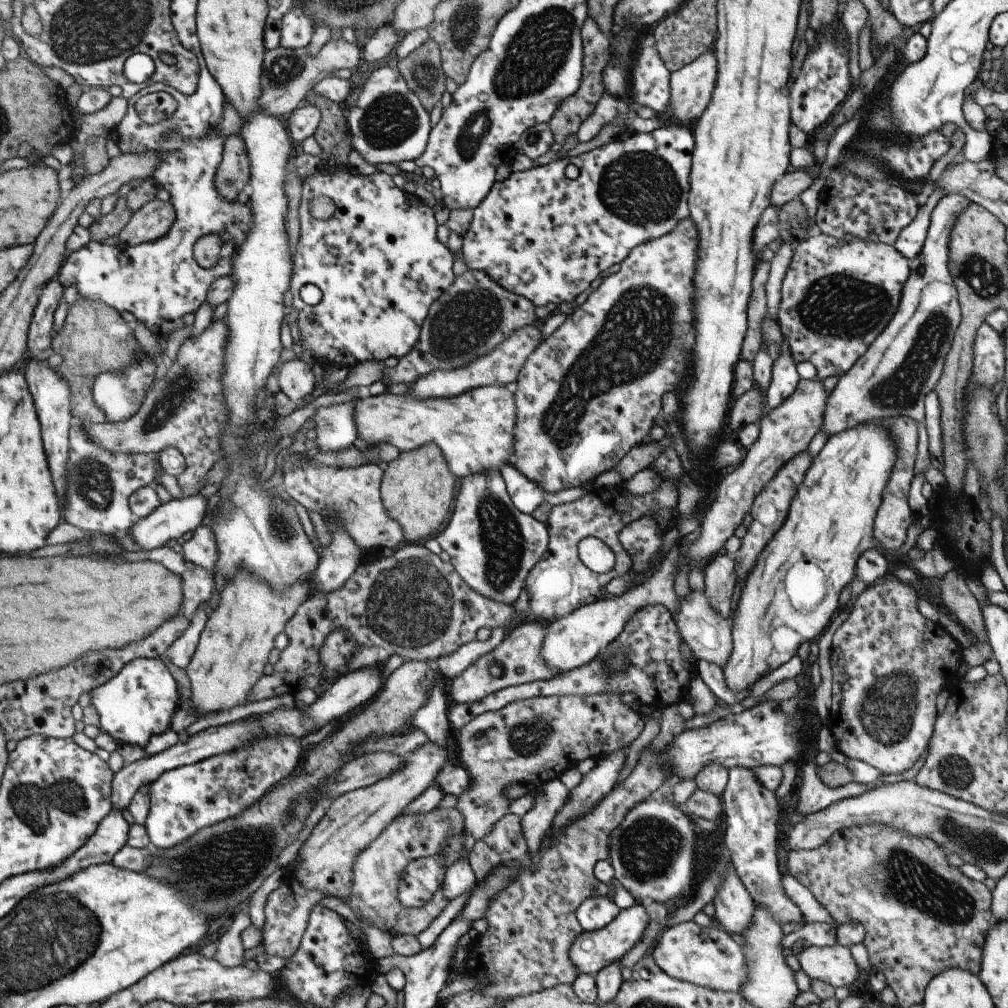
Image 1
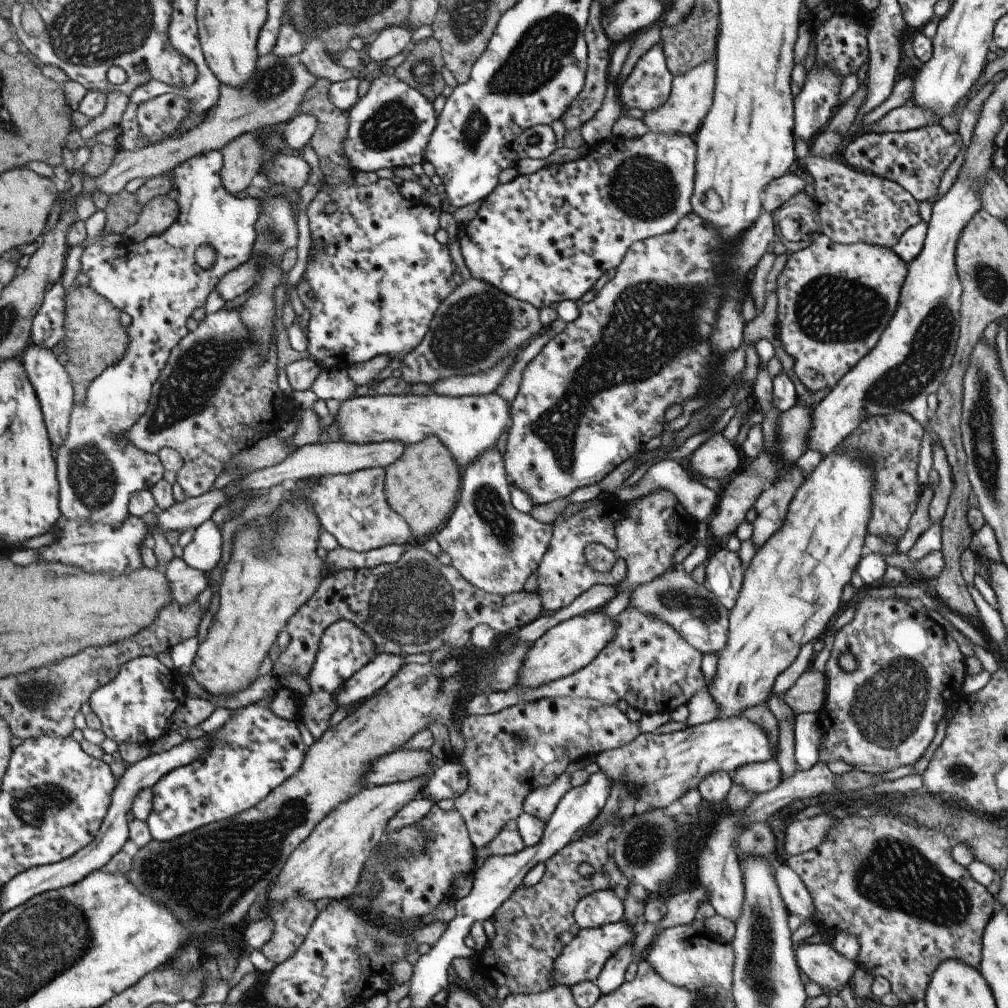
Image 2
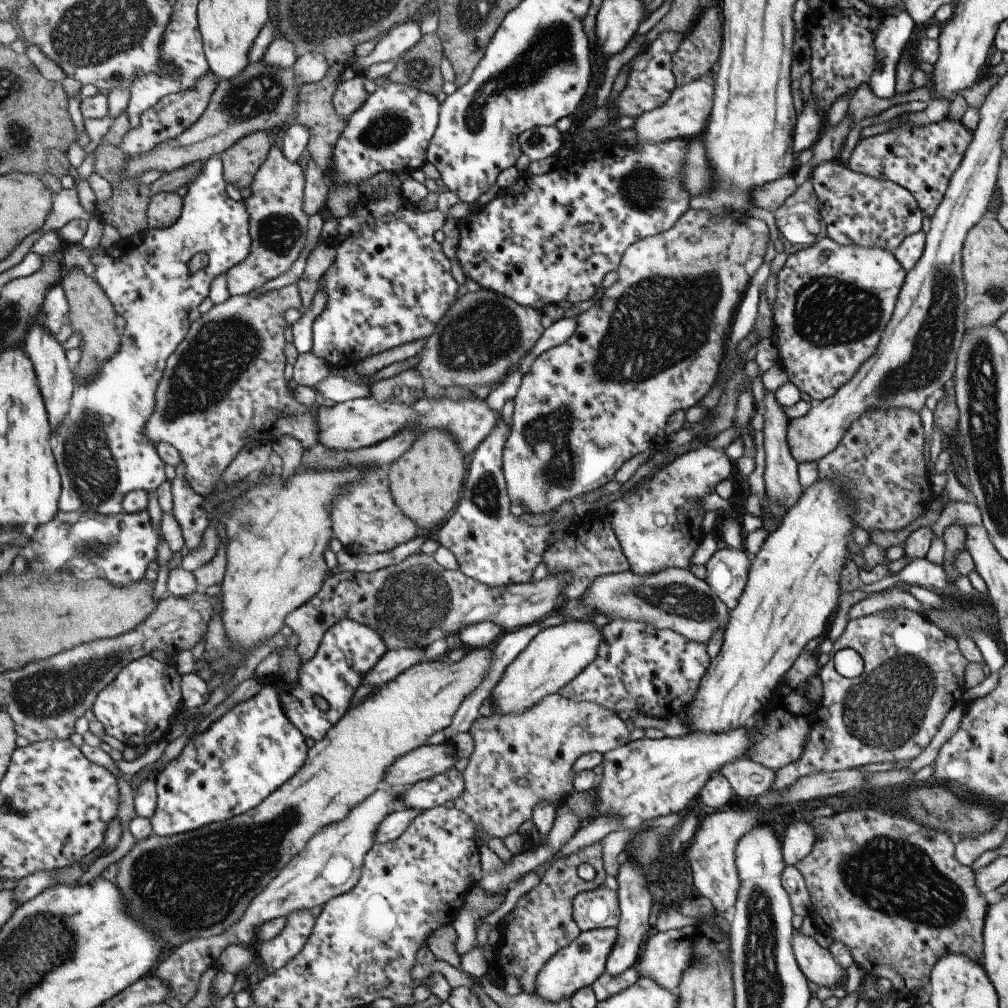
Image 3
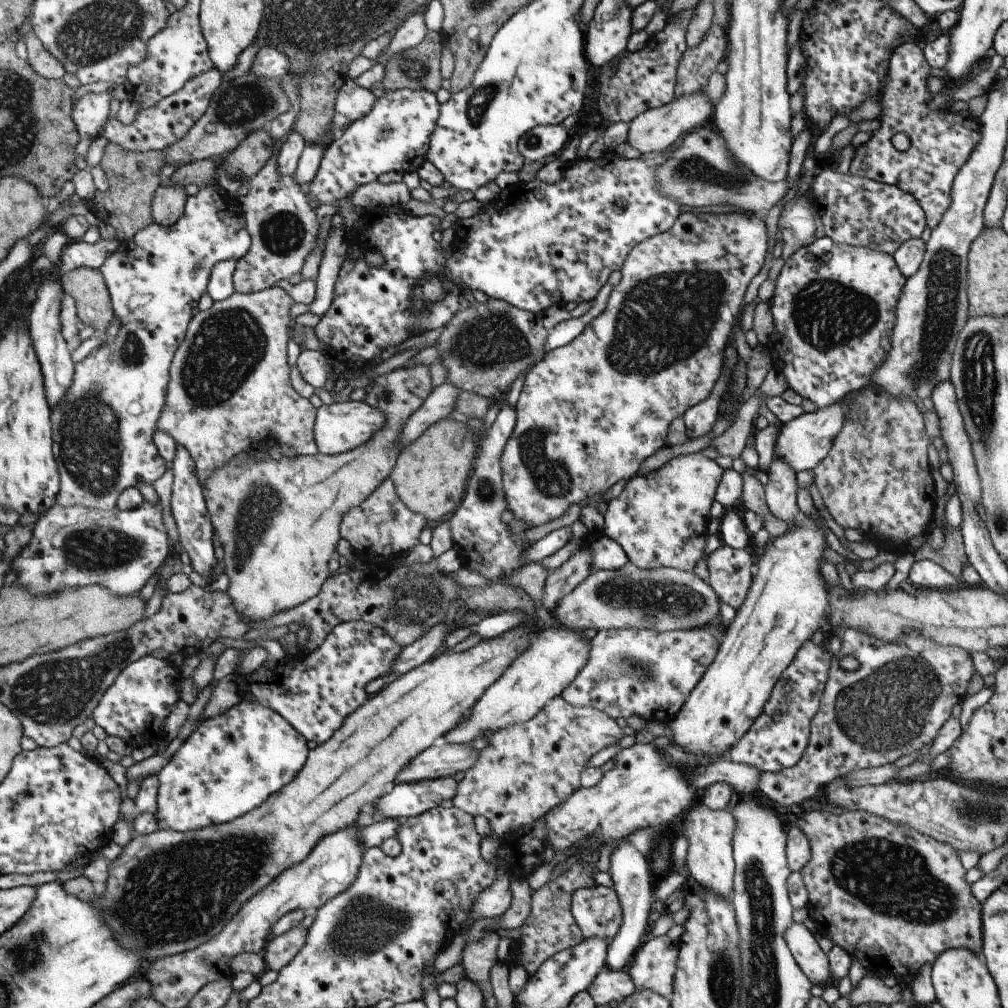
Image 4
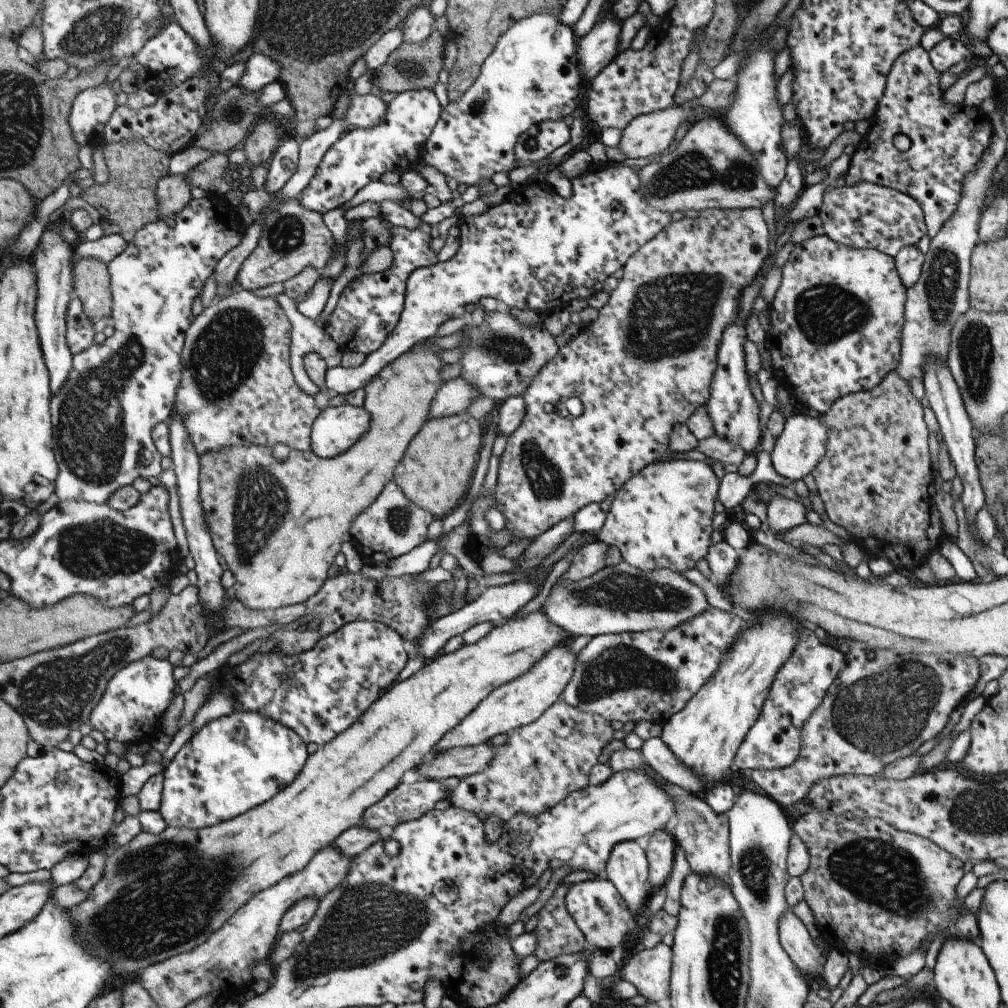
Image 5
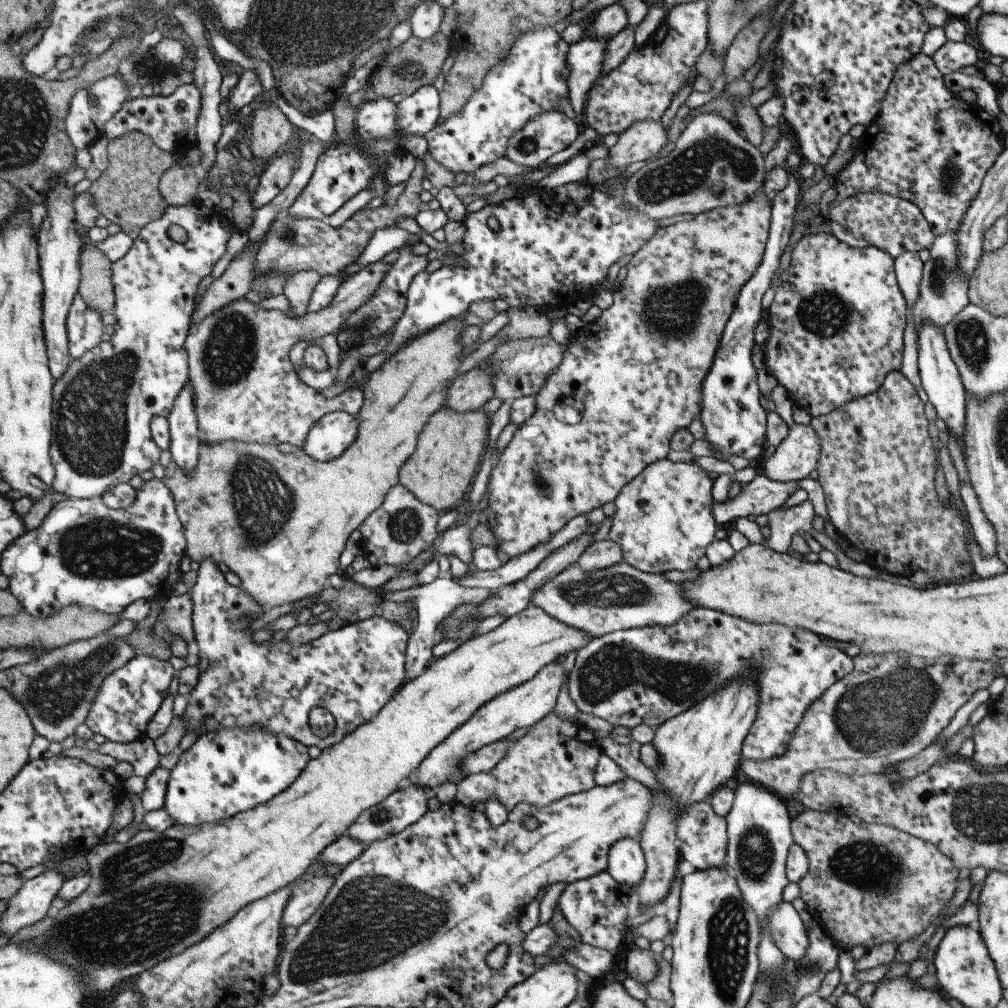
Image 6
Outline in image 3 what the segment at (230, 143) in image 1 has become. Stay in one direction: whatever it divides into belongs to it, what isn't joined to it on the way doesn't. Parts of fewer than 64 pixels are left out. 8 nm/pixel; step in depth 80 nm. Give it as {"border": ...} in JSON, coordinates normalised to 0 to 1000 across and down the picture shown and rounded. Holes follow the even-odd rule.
{"border":[[[255,130],[238,137],[216,156],[220,161],[222,181],[231,183],[236,188],[246,186],[251,174],[265,155],[269,137],[266,132]]]}

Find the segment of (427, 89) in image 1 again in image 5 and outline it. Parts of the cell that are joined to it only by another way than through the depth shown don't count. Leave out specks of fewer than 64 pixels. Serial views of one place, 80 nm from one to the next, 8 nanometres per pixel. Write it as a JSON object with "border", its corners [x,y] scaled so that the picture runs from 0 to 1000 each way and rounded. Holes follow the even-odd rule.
{"border":[[[430,31],[422,40],[415,43],[396,45],[372,72],[372,84],[379,91],[394,93],[416,88],[429,88],[434,80],[434,73],[438,67],[439,46],[442,39],[435,31]]]}

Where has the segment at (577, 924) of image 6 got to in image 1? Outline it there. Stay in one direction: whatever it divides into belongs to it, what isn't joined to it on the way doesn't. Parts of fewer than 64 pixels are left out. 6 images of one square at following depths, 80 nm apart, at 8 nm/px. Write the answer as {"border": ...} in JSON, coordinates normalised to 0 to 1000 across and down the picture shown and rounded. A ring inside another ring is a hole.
{"border":[[[602,889],[581,891],[572,899],[569,908],[578,924],[589,924],[606,915],[615,902]]]}

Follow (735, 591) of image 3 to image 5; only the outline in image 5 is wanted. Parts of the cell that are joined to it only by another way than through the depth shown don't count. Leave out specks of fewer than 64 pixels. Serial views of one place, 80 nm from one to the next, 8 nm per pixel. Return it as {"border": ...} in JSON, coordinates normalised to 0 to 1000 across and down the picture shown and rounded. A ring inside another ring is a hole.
{"border":[[[717,535],[705,540],[698,552],[705,565],[703,576],[711,583],[718,583],[732,552],[733,548],[727,546]]]}

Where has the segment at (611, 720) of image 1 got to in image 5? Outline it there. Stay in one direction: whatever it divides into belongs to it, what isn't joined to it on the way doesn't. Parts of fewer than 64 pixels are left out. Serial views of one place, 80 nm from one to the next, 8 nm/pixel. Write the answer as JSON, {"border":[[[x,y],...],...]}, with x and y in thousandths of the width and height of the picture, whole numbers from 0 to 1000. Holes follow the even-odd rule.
{"border":[[[556,693],[547,698],[531,716],[512,722],[503,729],[503,735],[491,742],[485,759],[471,768],[455,773],[445,792],[447,800],[471,808],[477,806],[481,810],[493,808],[499,815],[513,807],[521,807],[530,812],[532,808],[557,796],[563,788],[584,779],[584,763],[593,756],[596,743],[613,728],[610,728],[597,710],[579,707]]]}

